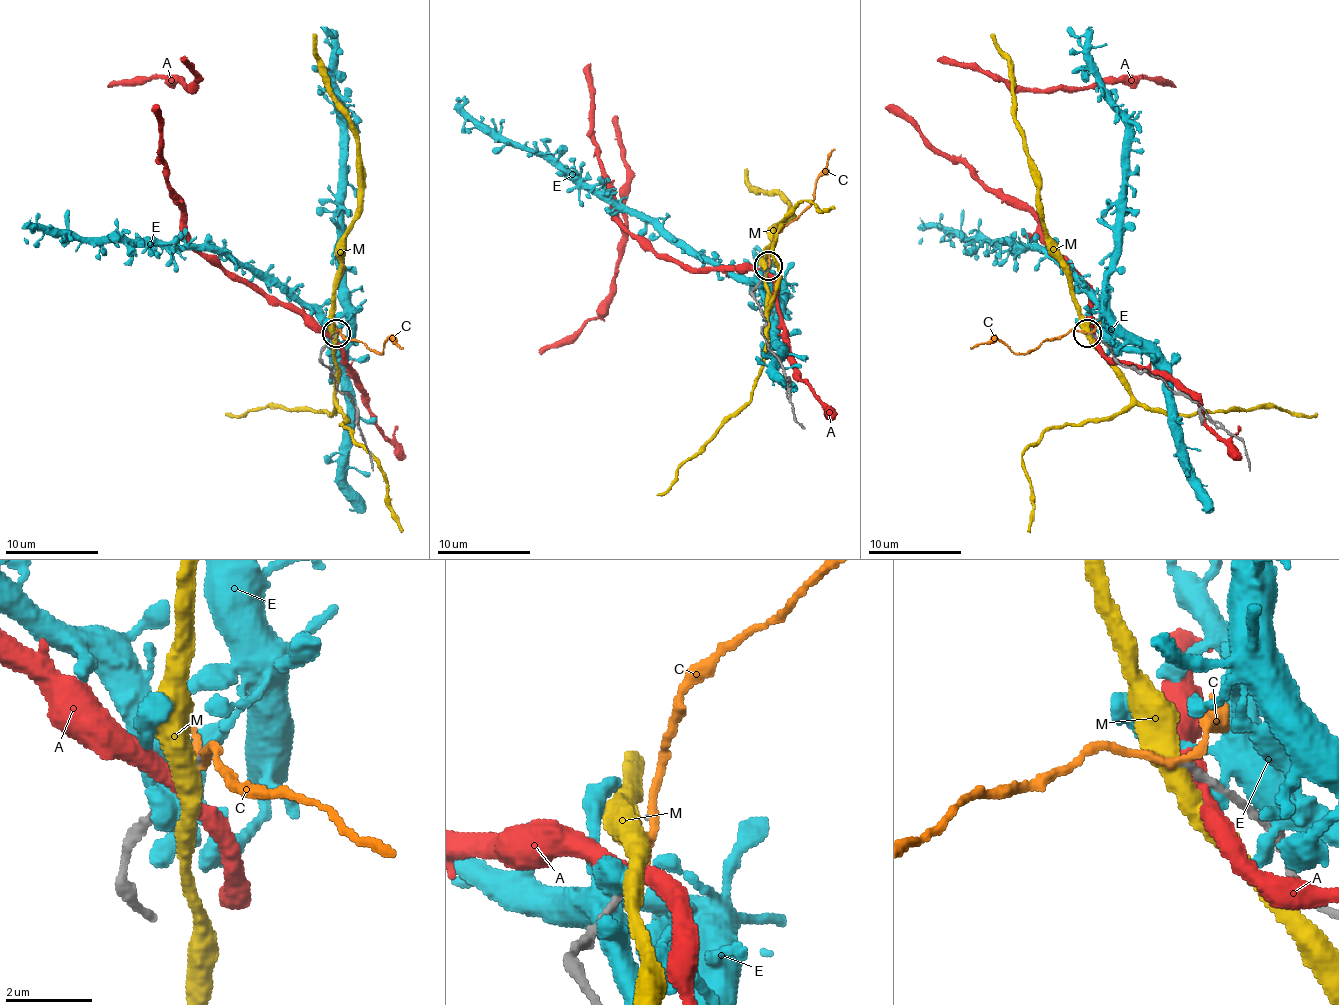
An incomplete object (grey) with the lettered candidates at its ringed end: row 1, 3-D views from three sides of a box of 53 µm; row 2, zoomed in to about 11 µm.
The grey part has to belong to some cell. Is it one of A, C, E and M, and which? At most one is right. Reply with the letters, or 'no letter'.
no letter

